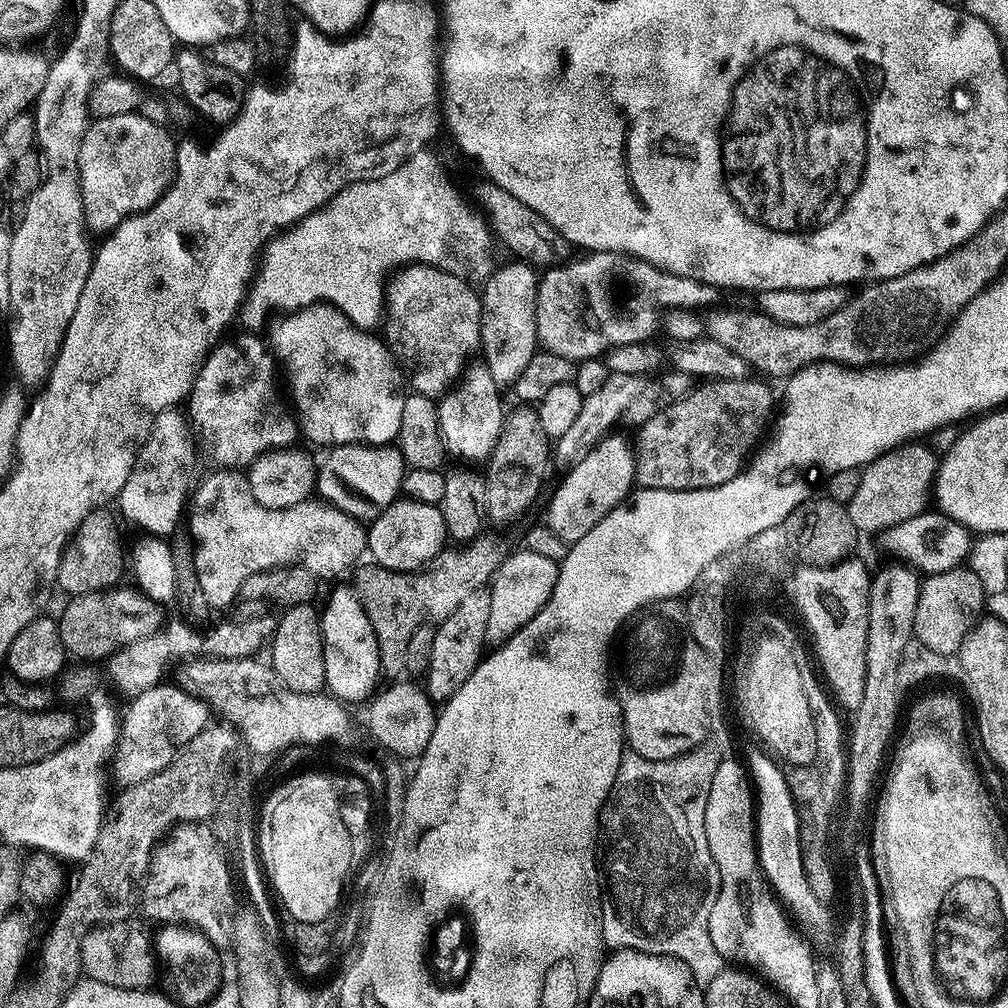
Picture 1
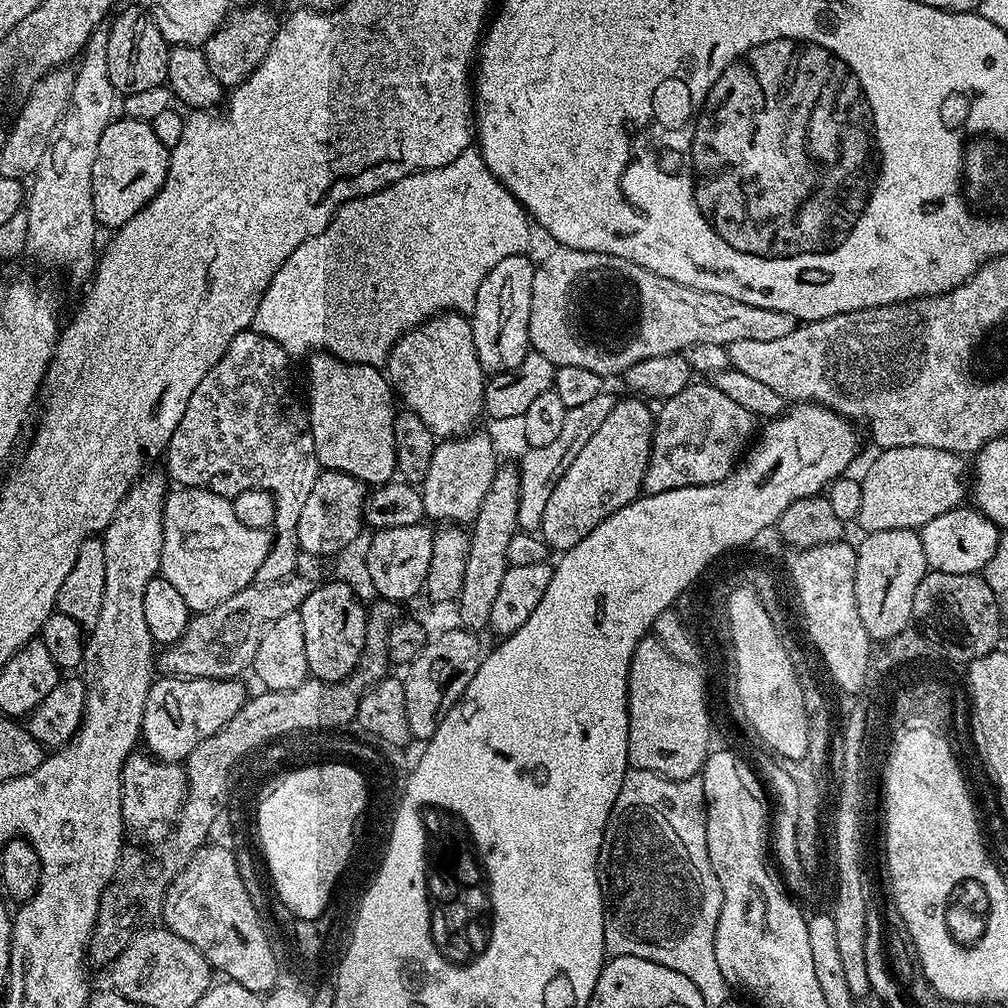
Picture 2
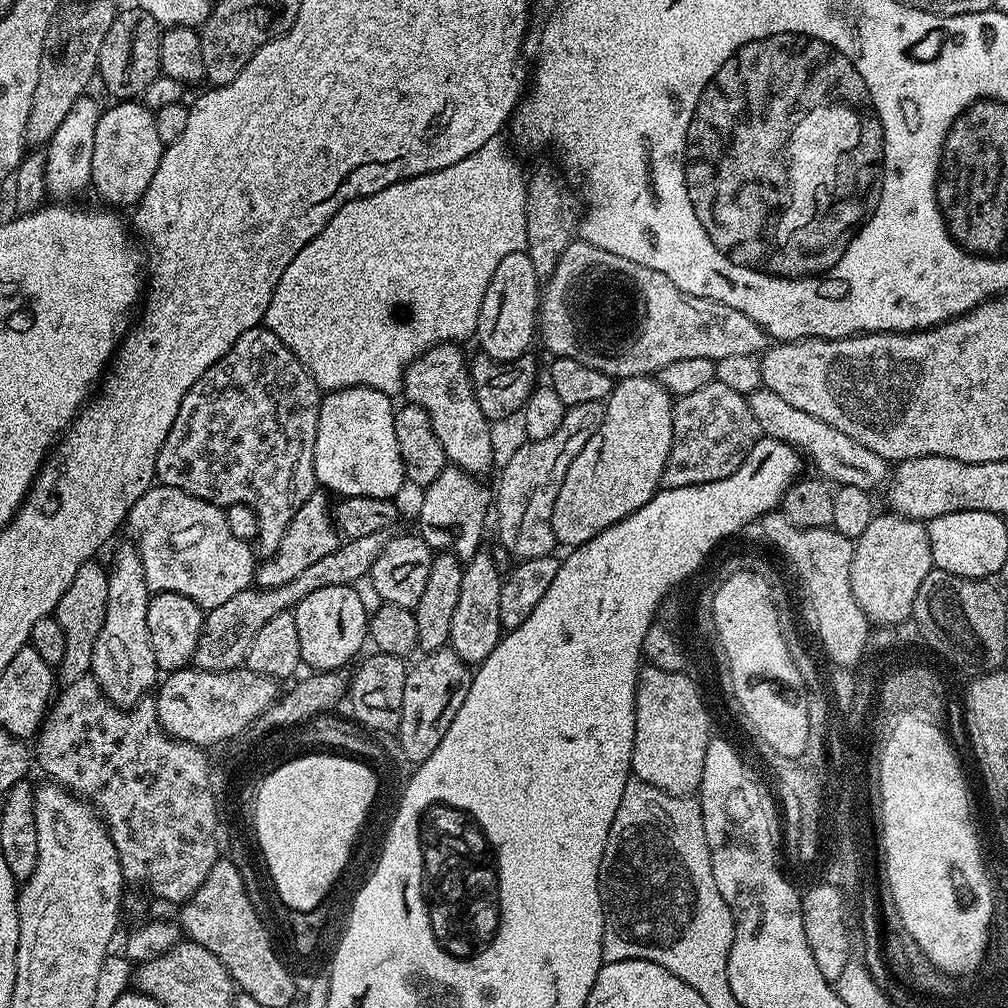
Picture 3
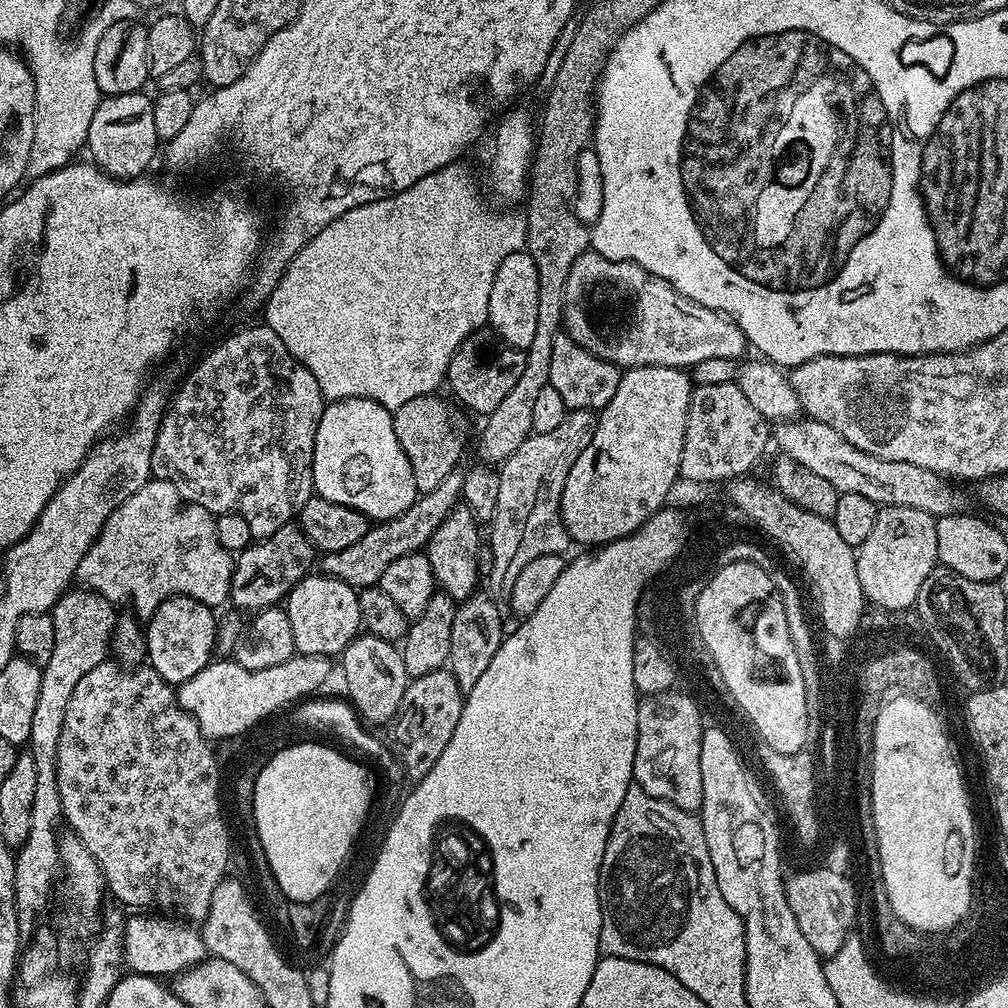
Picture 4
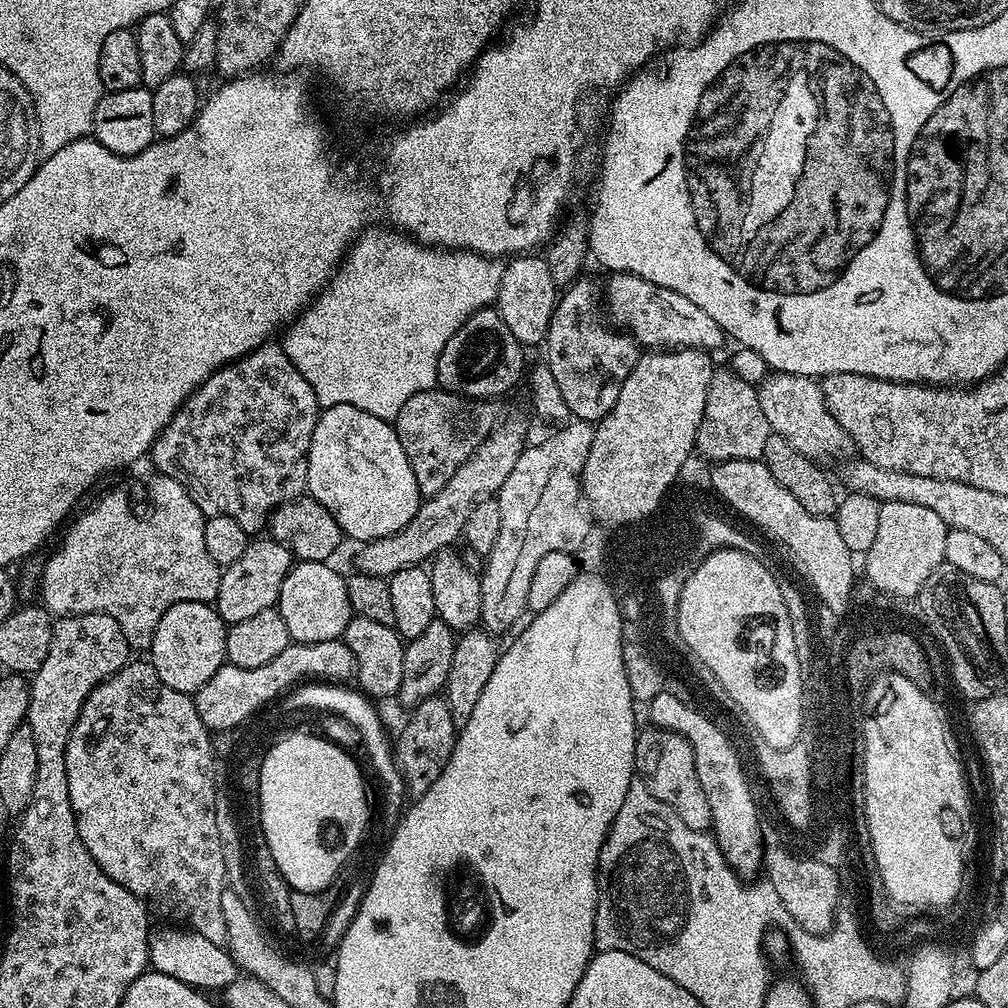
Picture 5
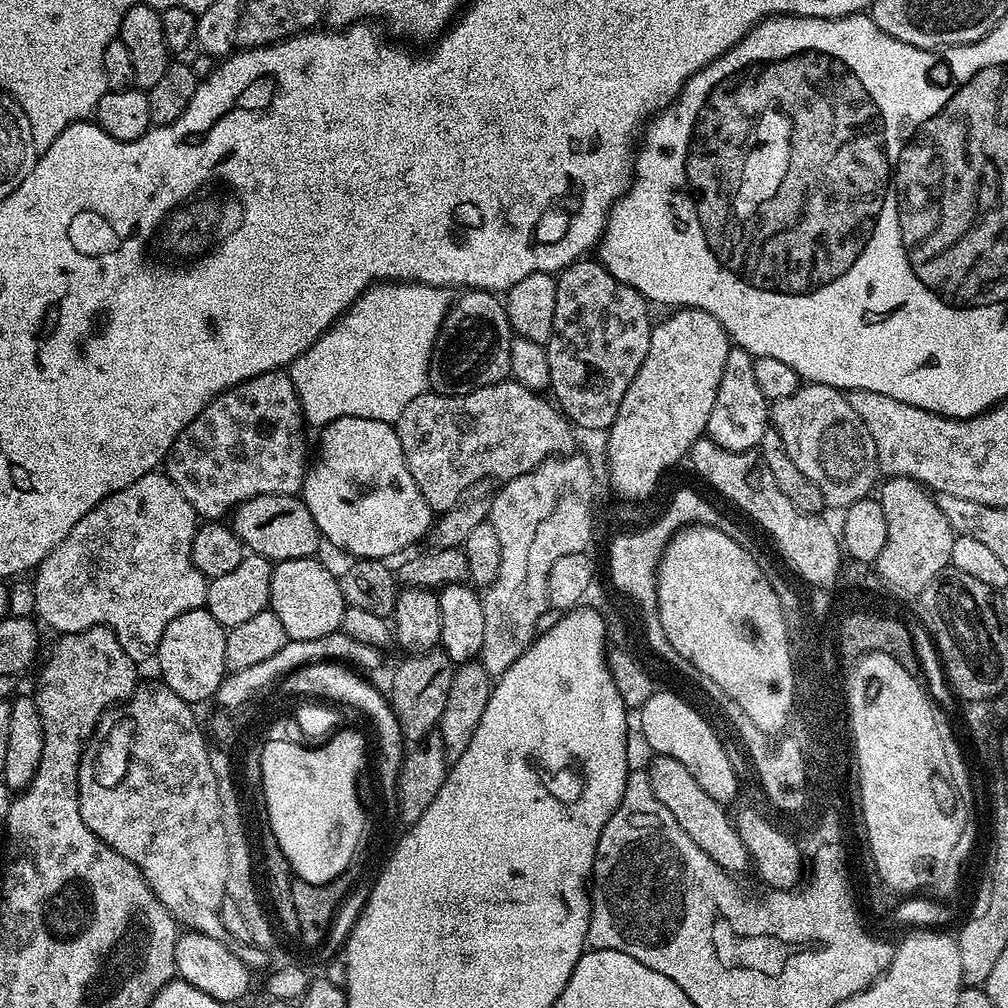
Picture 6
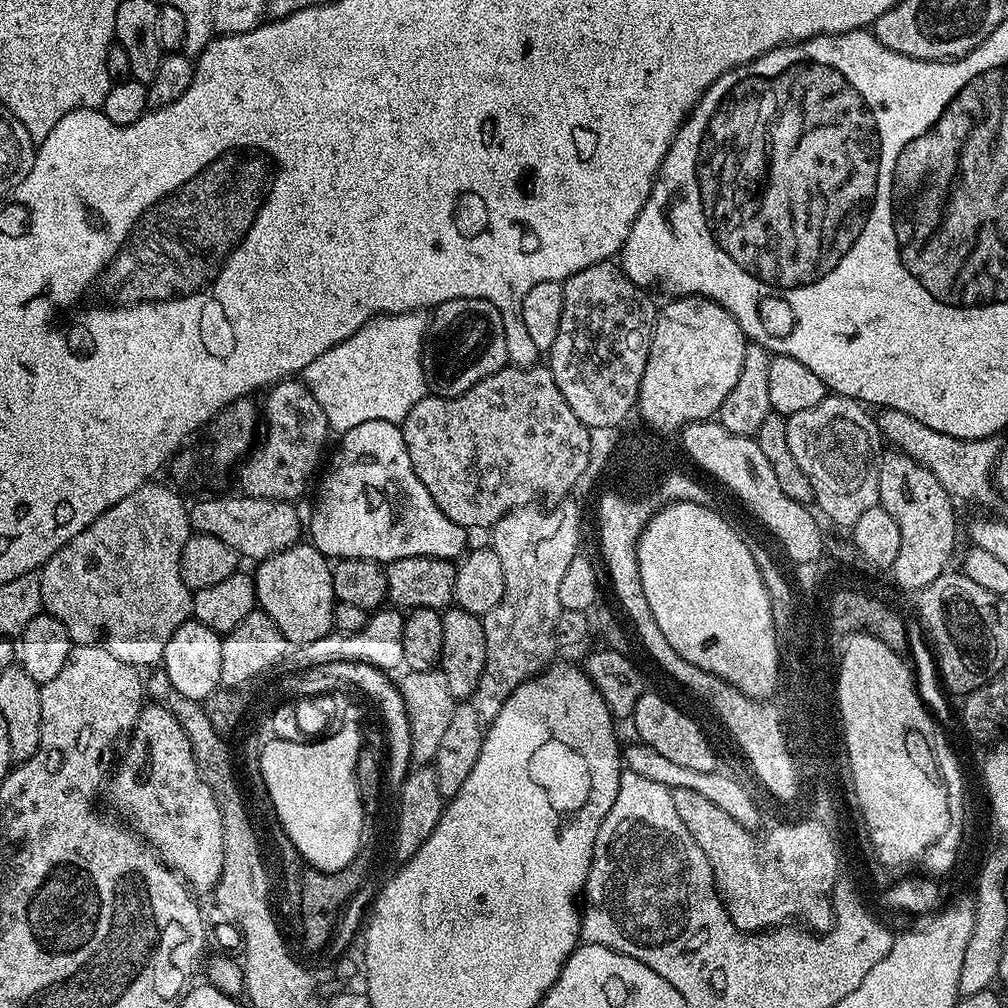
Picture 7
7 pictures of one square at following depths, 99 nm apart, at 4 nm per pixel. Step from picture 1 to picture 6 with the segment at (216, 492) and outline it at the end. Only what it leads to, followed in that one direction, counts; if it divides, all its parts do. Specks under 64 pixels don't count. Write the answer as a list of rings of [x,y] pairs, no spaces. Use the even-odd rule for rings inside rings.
[[[163,471],[147,472],[142,478],[138,478],[138,482],[110,494],[103,502],[96,504],[94,510],[87,512],[74,526],[74,530],[70,530],[70,534],[66,534],[66,538],[62,538],[59,546],[41,562],[39,568],[35,569],[36,580],[31,581],[31,586],[34,590],[35,615],[39,623],[45,629],[53,628],[56,634],[90,630],[94,625],[100,624],[104,628],[114,630],[122,650],[129,658],[137,662],[151,661],[156,655],[156,647],[162,642],[162,634],[166,626],[170,626],[170,622],[174,622],[178,614],[186,614],[186,610],[198,610],[206,605],[209,577],[202,575],[192,561],[192,543],[197,527],[198,517],[190,502],[186,502],[186,494],[182,494],[182,490],[178,490],[178,486],[174,486],[172,479]]]

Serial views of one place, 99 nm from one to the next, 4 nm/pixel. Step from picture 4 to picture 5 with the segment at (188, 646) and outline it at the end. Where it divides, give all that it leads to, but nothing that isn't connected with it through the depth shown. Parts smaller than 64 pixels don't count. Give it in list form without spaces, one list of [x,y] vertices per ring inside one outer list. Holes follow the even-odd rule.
[[[178,602],[162,614],[158,622],[158,630],[154,630],[154,638],[150,649],[150,662],[170,690],[194,694],[226,662],[226,634],[228,625],[217,614],[212,604],[202,602]]]

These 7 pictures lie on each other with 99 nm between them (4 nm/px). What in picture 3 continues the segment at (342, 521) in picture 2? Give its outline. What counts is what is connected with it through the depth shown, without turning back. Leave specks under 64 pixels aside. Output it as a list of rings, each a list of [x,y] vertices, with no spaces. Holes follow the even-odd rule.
[[[317,490],[302,502],[298,514],[290,522],[282,542],[278,544],[278,550],[273,556],[261,559],[256,569],[254,577],[255,583],[261,588],[273,588],[274,586],[284,586],[286,582],[294,582],[302,570],[306,570],[313,562],[319,560],[330,550],[334,550],[342,543],[342,537],[334,523],[334,512],[328,508],[329,493],[324,490]]]

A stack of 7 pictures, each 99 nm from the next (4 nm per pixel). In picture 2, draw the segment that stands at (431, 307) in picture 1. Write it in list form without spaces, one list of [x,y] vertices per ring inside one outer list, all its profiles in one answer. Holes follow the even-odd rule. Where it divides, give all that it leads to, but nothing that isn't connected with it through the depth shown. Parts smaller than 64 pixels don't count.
[[[452,314],[449,315],[449,320],[440,320],[444,318],[432,318],[427,321],[423,326],[417,326],[412,329],[411,332],[404,333],[399,340],[396,341],[396,345],[392,347],[392,351],[386,361],[387,367],[392,367],[390,371],[390,383],[394,389],[395,395],[404,399],[404,404],[429,428],[430,431],[436,435],[436,438],[455,438],[457,436],[466,436],[469,432],[473,431],[477,427],[476,419],[482,416],[484,412],[484,385],[486,383],[486,369],[481,364],[478,358],[478,350],[476,349],[476,343],[474,342],[474,330],[472,329],[471,319],[464,314]]]

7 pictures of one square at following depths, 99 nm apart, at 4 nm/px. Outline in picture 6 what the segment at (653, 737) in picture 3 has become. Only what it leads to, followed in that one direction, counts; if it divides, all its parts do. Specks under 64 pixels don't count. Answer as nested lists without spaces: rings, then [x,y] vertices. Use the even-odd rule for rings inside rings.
[[[653,755],[651,759],[646,765],[646,771],[654,790],[654,798],[658,798],[658,802],[662,802],[662,806],[666,806],[670,814],[674,814],[674,822],[678,822],[678,826],[686,830],[686,835],[694,842],[694,846],[710,854],[710,858],[714,858],[714,862],[718,862],[718,866],[722,866],[727,872],[740,874],[744,867],[749,867],[748,851],[736,832],[733,817],[724,813],[727,812],[725,805],[710,798],[710,794],[706,794],[706,790],[702,790],[702,786],[694,782],[694,774],[690,774],[690,770],[686,770],[686,766],[678,762],[678,758]]]

